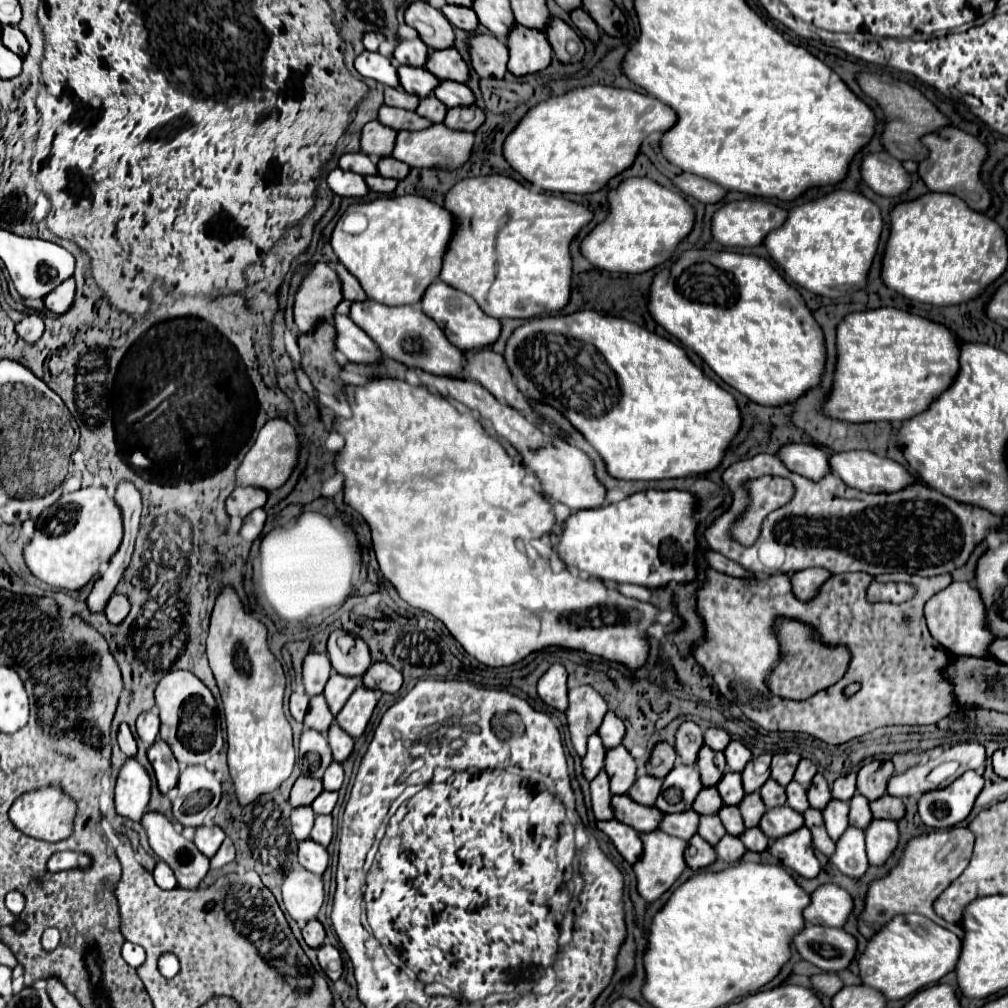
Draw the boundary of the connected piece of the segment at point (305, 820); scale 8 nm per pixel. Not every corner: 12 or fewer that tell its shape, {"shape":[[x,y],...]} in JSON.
{"shape":[[311,806],[293,808],[291,828],[297,840],[309,838]]}

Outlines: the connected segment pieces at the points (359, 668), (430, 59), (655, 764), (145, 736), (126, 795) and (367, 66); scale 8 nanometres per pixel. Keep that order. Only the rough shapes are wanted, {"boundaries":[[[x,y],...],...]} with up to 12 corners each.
{"boundaries":[[[331,634],[327,654],[335,672],[363,676],[371,666],[367,644],[355,646],[343,652],[339,634]],[[455,48],[429,50],[425,68],[465,82],[469,66]],[[667,742],[655,744],[647,774],[657,778],[667,776],[677,756]],[[155,710],[137,718],[137,736],[149,748],[159,734]],[[127,758],[115,786],[121,816],[141,820],[151,780],[137,758]],[[361,52],[355,70],[385,86],[399,86],[395,66],[379,52]]]}

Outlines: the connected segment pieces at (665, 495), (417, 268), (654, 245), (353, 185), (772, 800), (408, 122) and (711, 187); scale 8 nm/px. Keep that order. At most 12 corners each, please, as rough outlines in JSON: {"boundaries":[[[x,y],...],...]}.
{"boundaries":[[[695,498],[577,510],[567,568],[645,588],[695,578]],[[413,194],[351,204],[331,248],[371,300],[417,304],[451,238]],[[649,178],[607,192],[581,254],[607,272],[665,262],[693,208]],[[335,168],[327,184],[347,198],[365,196],[369,190],[363,176]],[[767,780],[759,790],[765,808],[785,804],[783,786]],[[383,104],[377,120],[393,130],[431,124],[413,110]],[[677,174],[671,180],[683,194],[715,204],[725,188],[701,176]]]}

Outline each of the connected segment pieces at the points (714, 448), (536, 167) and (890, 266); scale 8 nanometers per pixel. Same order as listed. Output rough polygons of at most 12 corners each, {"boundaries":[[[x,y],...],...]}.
{"boundaries":[[[535,316],[503,360],[617,480],[713,470],[741,418],[667,338]],[[613,86],[529,108],[503,158],[545,192],[587,194],[675,114]],[[929,192],[889,212],[881,280],[933,306],[1007,268],[1005,232]]]}

